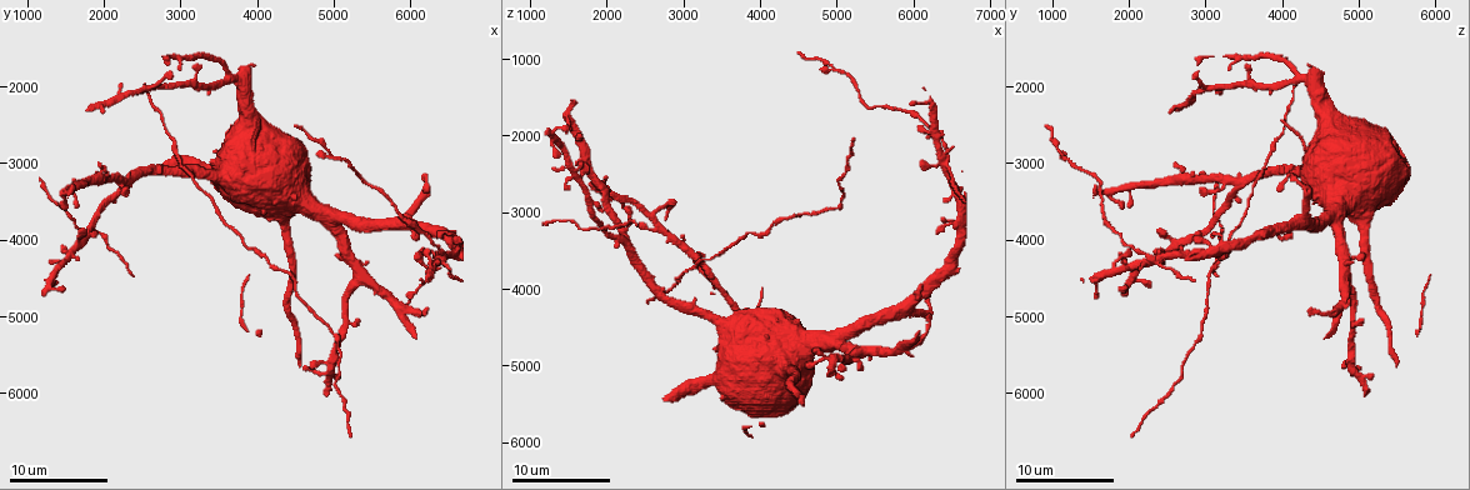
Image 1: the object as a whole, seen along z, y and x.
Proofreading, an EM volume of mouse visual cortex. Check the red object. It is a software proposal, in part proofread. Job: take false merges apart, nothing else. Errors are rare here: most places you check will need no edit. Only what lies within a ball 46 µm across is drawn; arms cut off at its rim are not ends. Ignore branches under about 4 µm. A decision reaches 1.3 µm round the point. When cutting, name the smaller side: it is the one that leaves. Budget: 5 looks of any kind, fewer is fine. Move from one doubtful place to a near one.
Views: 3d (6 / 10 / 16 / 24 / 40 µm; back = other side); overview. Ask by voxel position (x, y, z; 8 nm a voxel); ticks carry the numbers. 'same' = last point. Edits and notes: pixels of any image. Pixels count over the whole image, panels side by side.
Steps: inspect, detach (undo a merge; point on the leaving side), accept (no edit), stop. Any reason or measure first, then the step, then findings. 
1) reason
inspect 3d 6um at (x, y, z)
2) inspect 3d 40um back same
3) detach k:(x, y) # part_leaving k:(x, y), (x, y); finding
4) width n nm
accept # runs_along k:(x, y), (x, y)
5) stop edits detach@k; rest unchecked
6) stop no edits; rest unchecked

thin arm on a thick one
inspect 3d 10um at (1850, 3800, 3100)

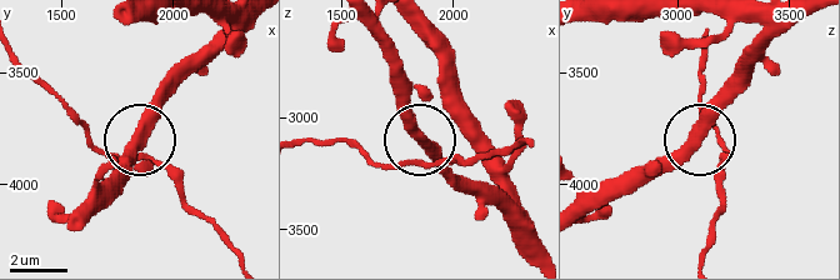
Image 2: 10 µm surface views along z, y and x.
width 340 nm
accept # continuous, no second neuron

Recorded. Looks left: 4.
inspect 3d 16um at (2700, 3050, 4000)

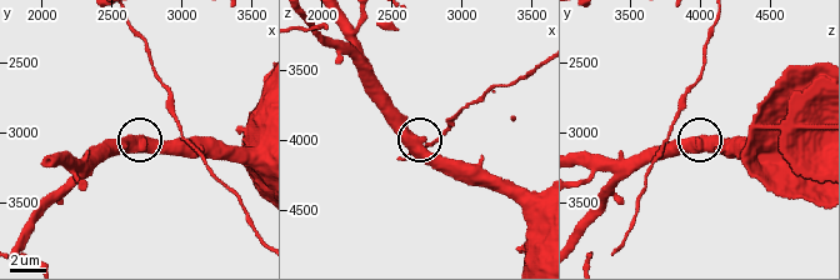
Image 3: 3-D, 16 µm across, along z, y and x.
inspect 3d 16um back at (2720, 3040, 3980)

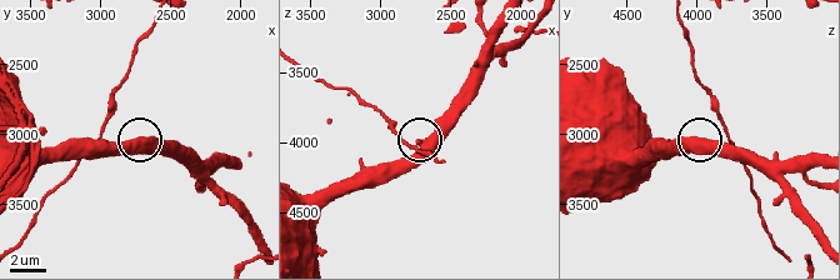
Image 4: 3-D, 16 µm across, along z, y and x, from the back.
width 450 nm
accept # continuous, no second neuron

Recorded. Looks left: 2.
arms part here
inspect 3d 16um at (2250, 3300, 3400)

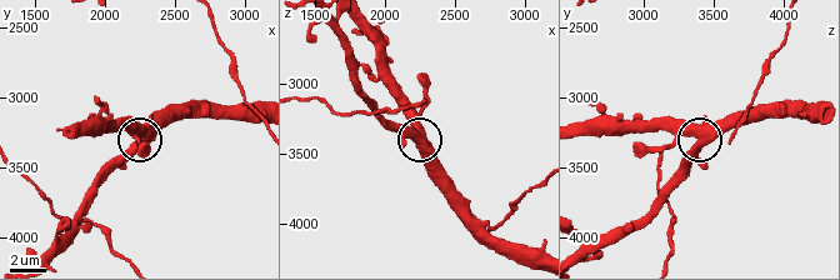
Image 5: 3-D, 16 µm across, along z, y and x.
side_arm 18 um
accept # runs_along 5:(519, 258), (474, 218), (419, 136), (403, 89); one neuron here

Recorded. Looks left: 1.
stop no edits; rest unchecked

